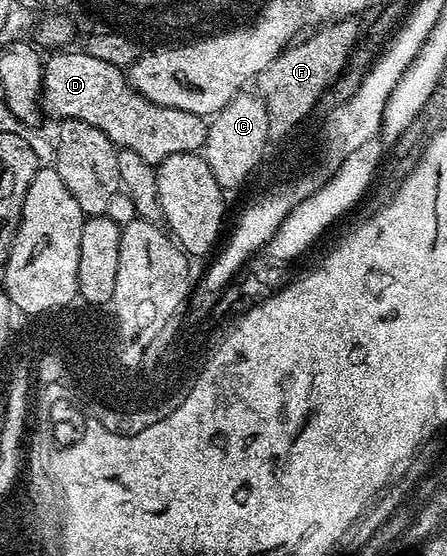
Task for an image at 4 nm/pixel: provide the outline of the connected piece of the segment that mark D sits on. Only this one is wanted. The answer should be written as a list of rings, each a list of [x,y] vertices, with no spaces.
[[[61,49],[44,60],[45,76],[41,82],[41,94],[44,106],[53,115],[58,115],[58,120],[78,119],[87,121],[87,125],[95,125],[95,129],[103,129],[107,137],[118,149],[128,149],[139,153],[148,163],[159,165],[167,157],[175,153],[187,153],[188,151],[200,152],[205,145],[207,137],[207,123],[202,116],[195,113],[187,113],[183,109],[164,107],[158,103],[152,103],[142,97],[134,87],[129,84],[126,72],[120,67],[111,65],[107,61],[99,61],[99,57],[91,57],[84,50],[67,51]]]

